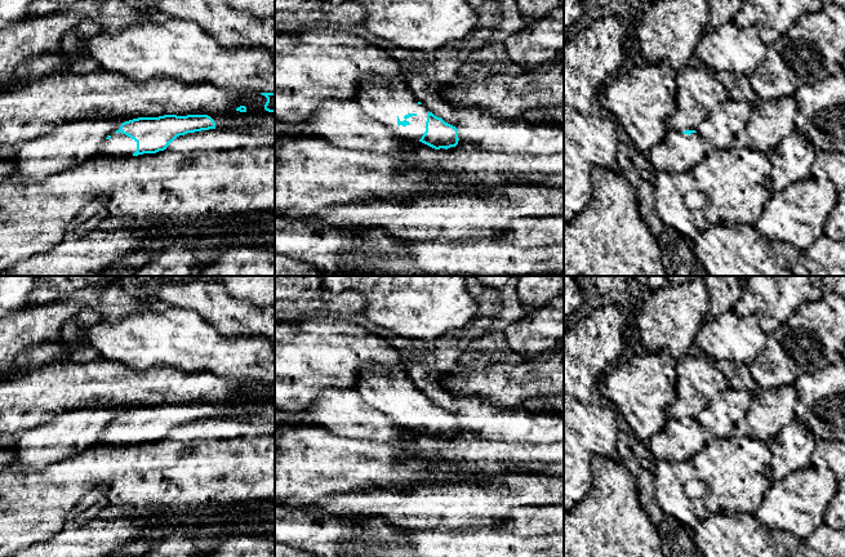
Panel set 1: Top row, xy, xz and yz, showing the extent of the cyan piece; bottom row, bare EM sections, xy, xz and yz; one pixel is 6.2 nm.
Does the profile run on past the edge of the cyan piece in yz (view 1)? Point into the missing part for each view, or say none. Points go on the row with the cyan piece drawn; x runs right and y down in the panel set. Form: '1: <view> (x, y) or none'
1: yz (677, 152)

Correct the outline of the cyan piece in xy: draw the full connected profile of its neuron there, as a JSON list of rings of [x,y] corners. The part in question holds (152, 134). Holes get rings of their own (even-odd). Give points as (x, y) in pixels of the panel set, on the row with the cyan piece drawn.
[[[164,115],[159,117],[138,117],[121,124],[101,146],[99,157],[126,157],[156,153],[179,135],[215,129],[208,115]]]

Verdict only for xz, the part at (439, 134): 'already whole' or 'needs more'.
needs more

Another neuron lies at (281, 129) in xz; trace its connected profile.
[[[275,120],[275,142],[289,134],[289,132],[293,128],[297,128],[299,133],[304,134],[304,133],[311,133],[310,132],[310,124],[304,120],[301,124],[290,124],[290,122],[280,122],[277,120]]]

